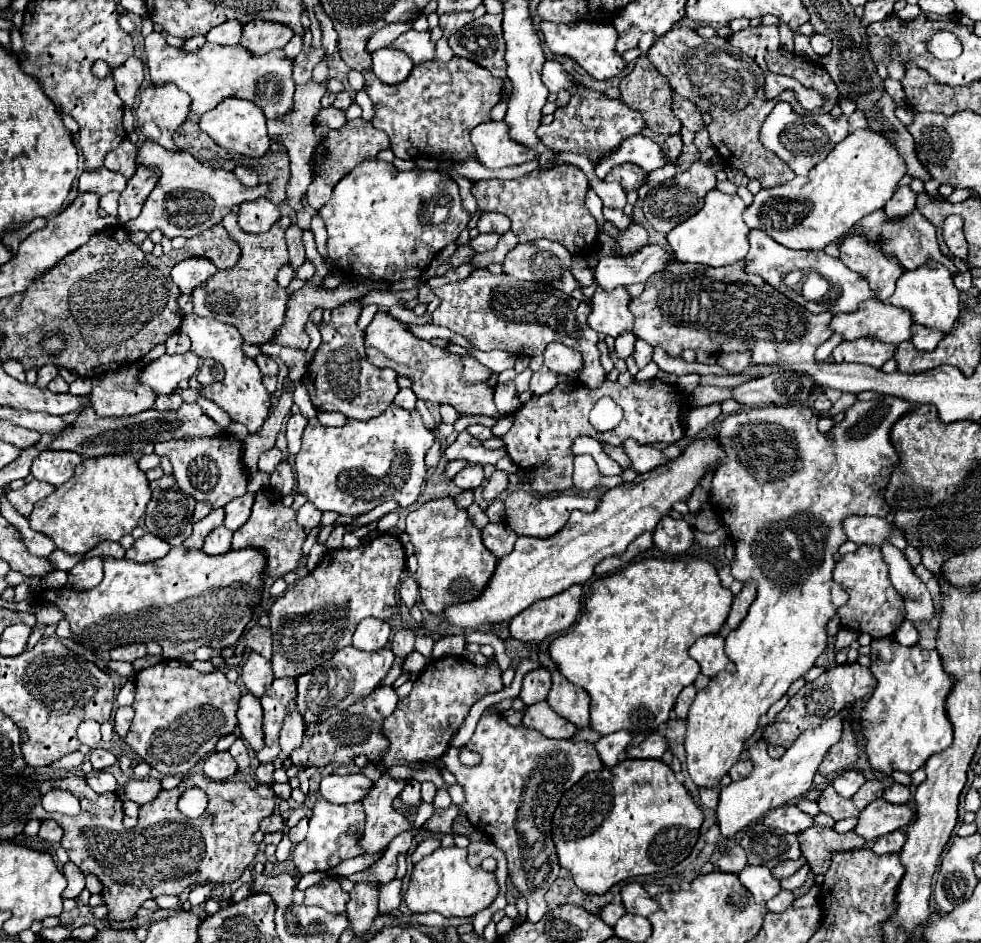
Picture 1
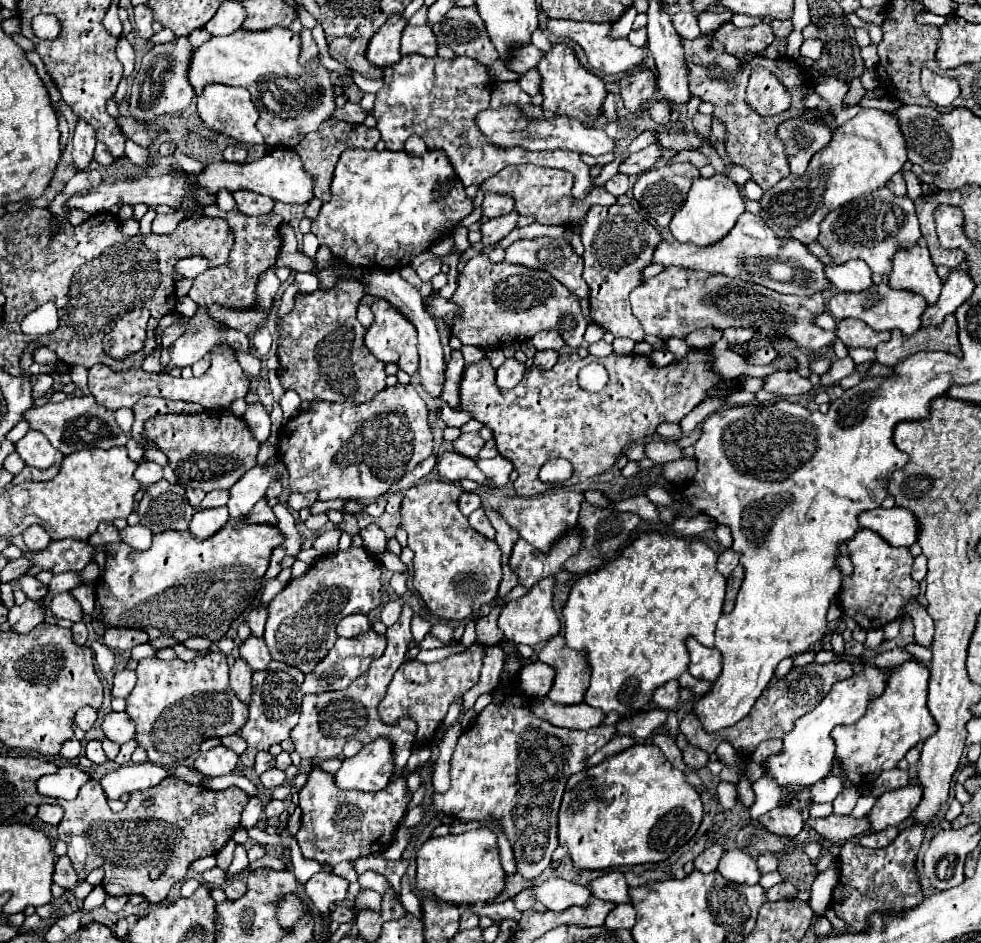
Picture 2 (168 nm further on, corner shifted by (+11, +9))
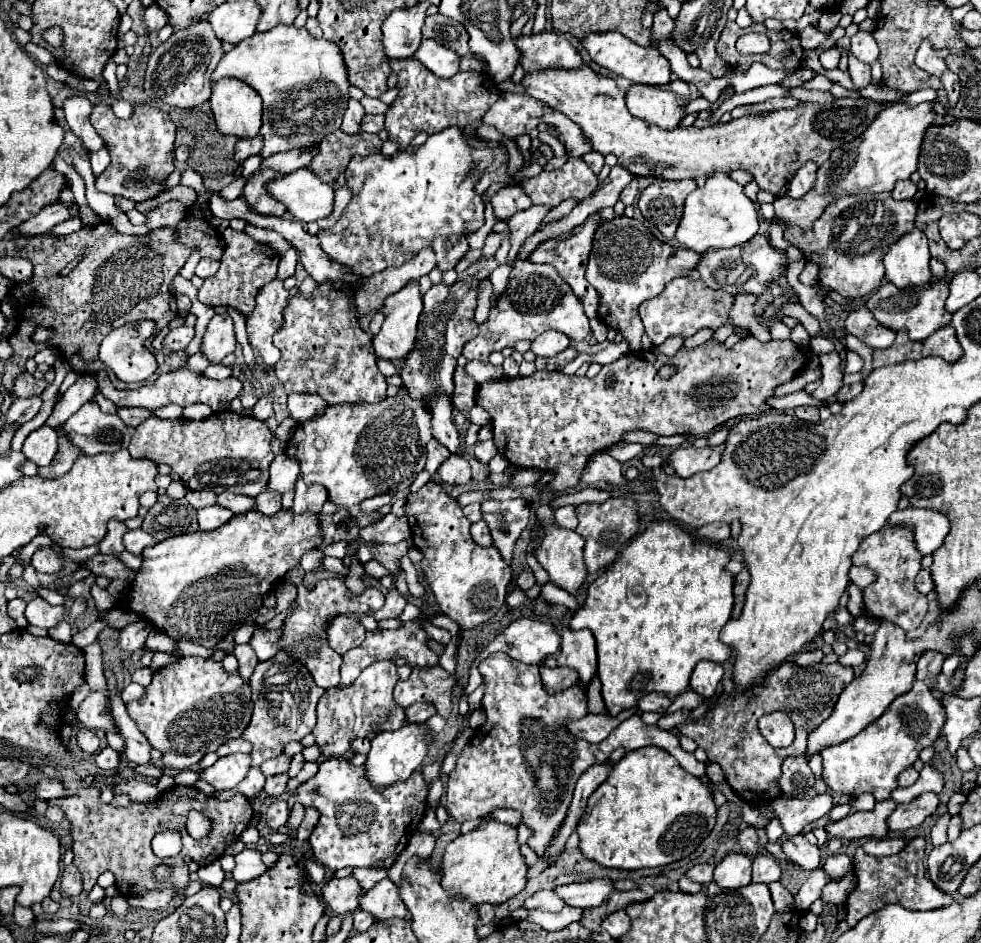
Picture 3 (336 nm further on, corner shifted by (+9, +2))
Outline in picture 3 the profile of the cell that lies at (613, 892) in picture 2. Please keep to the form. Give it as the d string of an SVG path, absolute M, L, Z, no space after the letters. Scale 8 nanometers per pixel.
M592 879L584 883L560 885L558 889L554 889L554 893L558 893L558 897L562 897L562 901L570 907L592 909L598 907L612 893L612 889L614 885L610 879Z

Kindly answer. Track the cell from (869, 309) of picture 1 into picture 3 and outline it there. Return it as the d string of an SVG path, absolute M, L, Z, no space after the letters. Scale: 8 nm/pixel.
M940 279L940 281L930 281L930 285L920 285L920 287L910 287L910 289L898 289L896 285L882 285L880 289L876 289L870 299L868 299L868 309L874 313L874 317L888 329L900 331L906 329L910 339L922 341L926 337L930 337L930 333L946 327L952 321L952 315L946 313L946 297L950 293L948 289L950 281L948 279Z

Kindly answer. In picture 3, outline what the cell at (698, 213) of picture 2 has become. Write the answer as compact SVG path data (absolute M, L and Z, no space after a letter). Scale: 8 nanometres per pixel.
M714 173L706 179L704 187L698 187L692 195L688 195L684 203L682 221L676 231L676 239L696 253L704 253L708 249L724 249L734 245L748 243L754 233L758 233L758 211L756 205L746 197L744 187L732 181L724 173Z

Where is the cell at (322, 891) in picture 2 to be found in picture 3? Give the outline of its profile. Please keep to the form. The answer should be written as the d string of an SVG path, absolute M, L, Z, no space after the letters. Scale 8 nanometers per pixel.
M348 875L344 879L332 877L324 889L322 889L322 899L324 903L338 915L354 913L360 907L360 895L362 887L354 879L354 875Z

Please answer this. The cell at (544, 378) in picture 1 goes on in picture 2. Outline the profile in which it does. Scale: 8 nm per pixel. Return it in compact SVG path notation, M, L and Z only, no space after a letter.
M548 350L548 352L536 352L536 356L534 356L532 362L540 370L550 370L556 364L556 360L558 360L558 354L552 352L552 350Z

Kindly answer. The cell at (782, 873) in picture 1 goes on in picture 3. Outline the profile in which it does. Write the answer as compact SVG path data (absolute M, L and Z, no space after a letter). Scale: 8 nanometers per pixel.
M758 855L754 857L754 869L752 869L752 883L774 883L780 879L780 863L770 855Z

